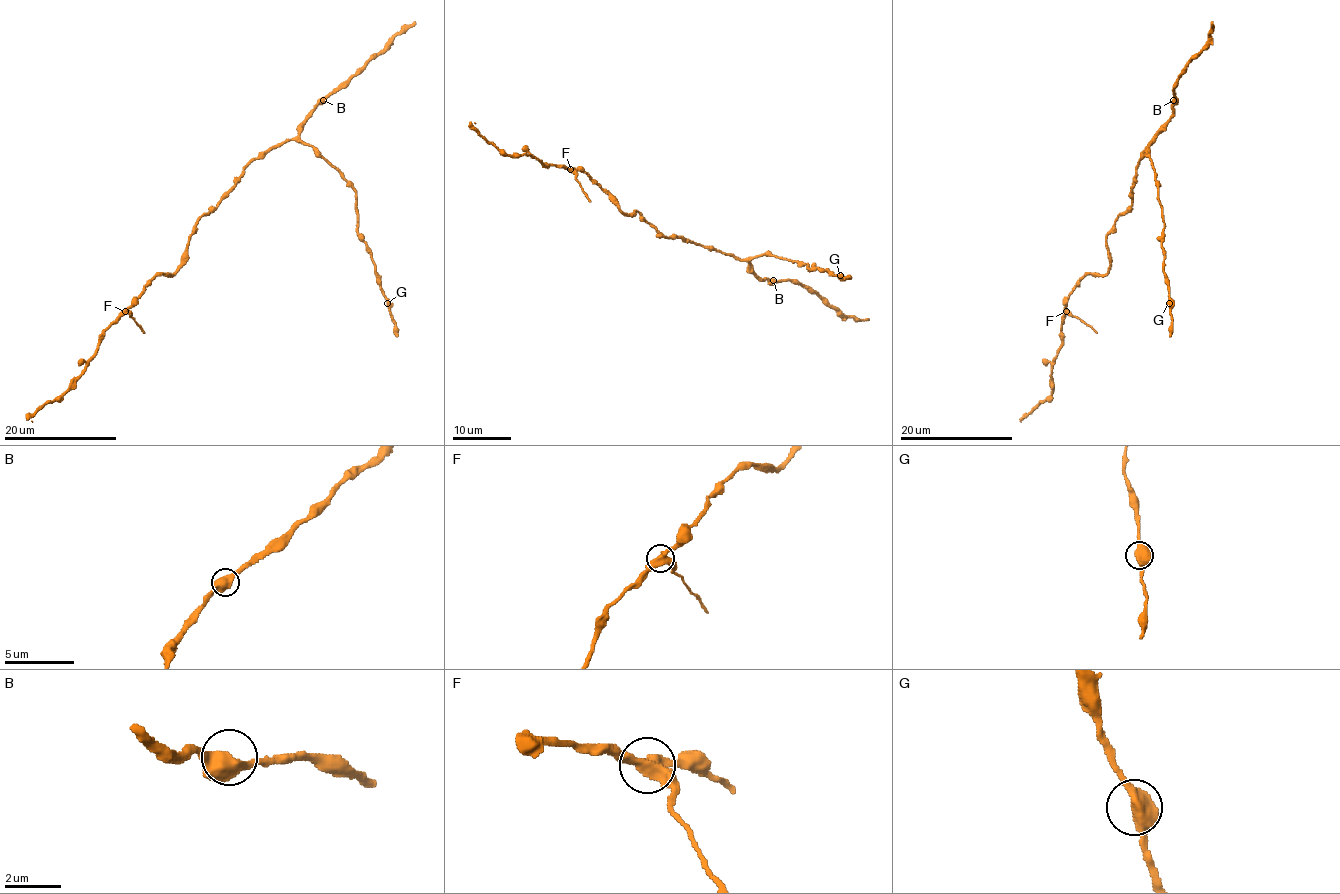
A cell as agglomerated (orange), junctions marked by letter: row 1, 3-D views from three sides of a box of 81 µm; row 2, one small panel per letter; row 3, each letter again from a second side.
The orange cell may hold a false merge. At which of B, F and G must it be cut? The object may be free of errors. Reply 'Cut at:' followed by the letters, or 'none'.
Cut at: F

